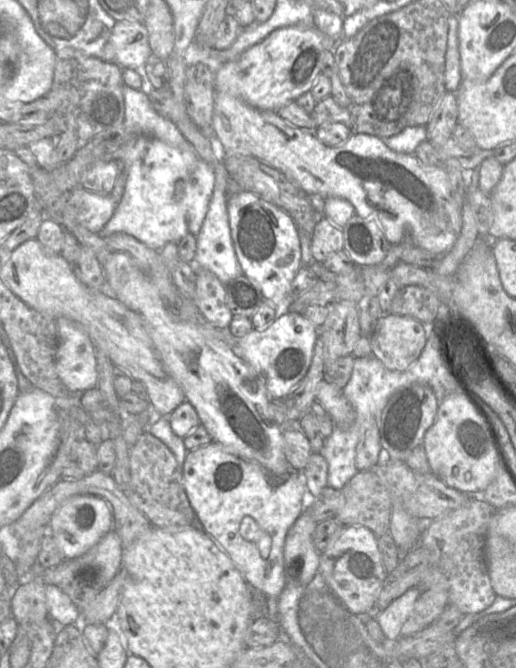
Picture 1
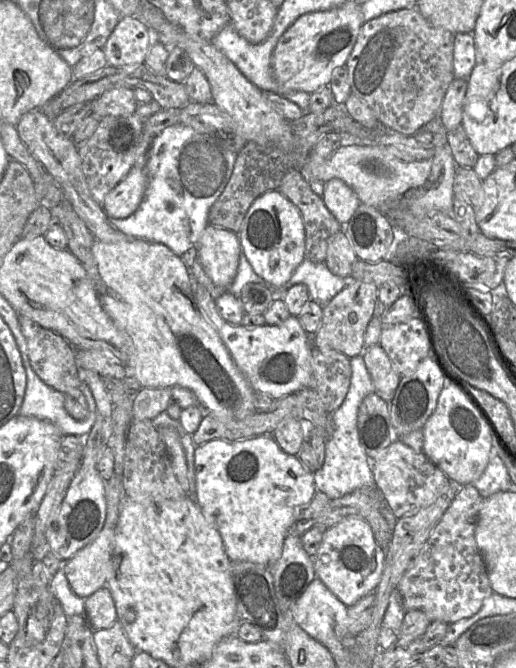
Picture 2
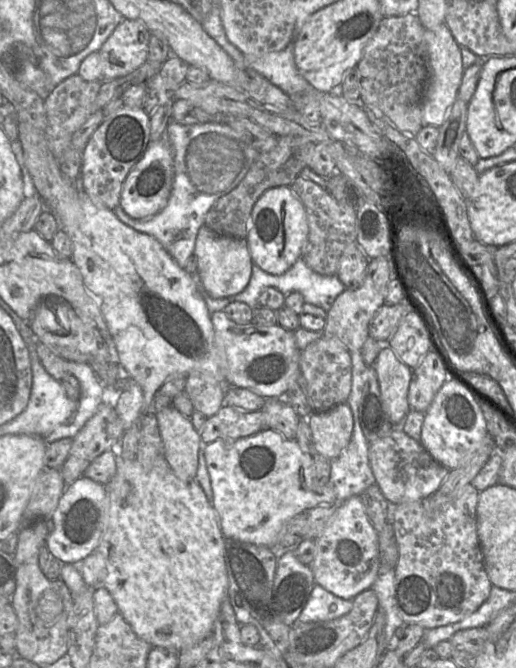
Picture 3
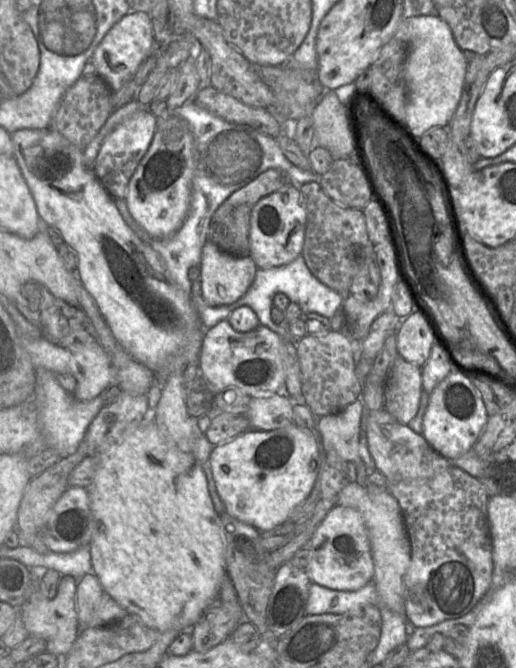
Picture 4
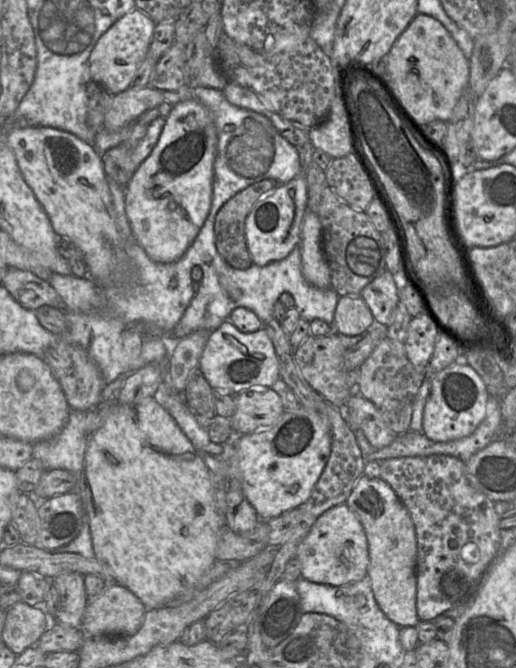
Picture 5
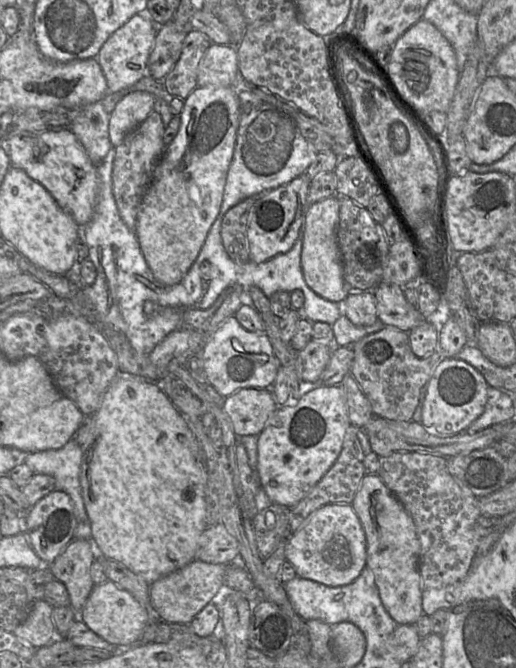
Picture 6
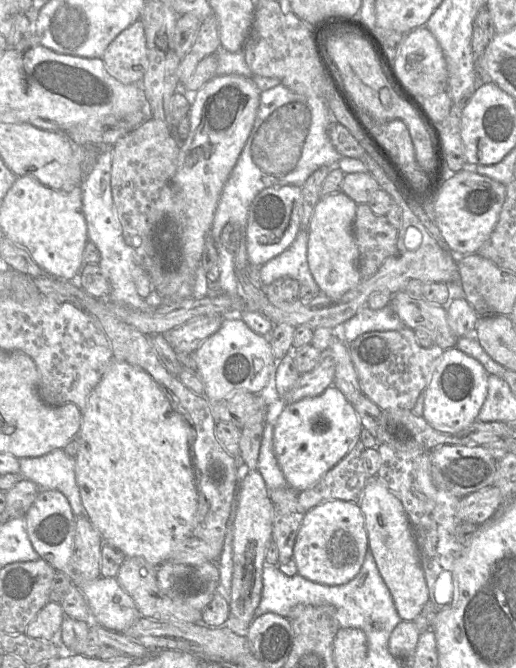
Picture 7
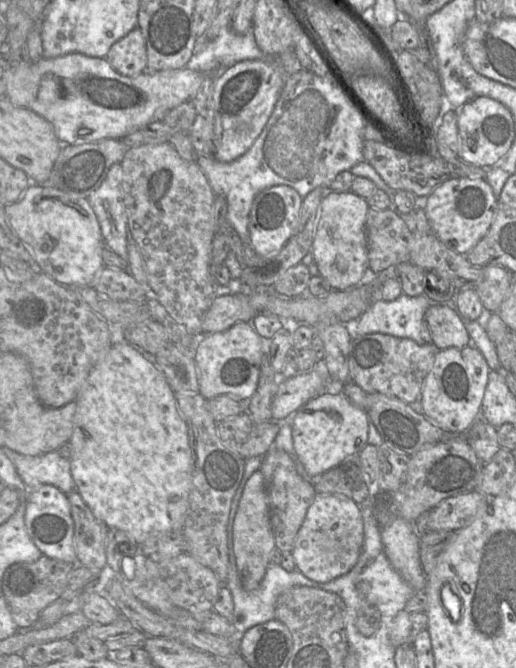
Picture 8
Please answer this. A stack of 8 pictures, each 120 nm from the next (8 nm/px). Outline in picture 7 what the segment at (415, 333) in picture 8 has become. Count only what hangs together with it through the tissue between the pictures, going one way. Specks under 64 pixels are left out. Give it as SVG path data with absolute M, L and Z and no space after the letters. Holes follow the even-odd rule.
M389 304L379 310L364 306L352 318L333 330L336 339L350 344L364 333L400 330L404 327L404 323Z

